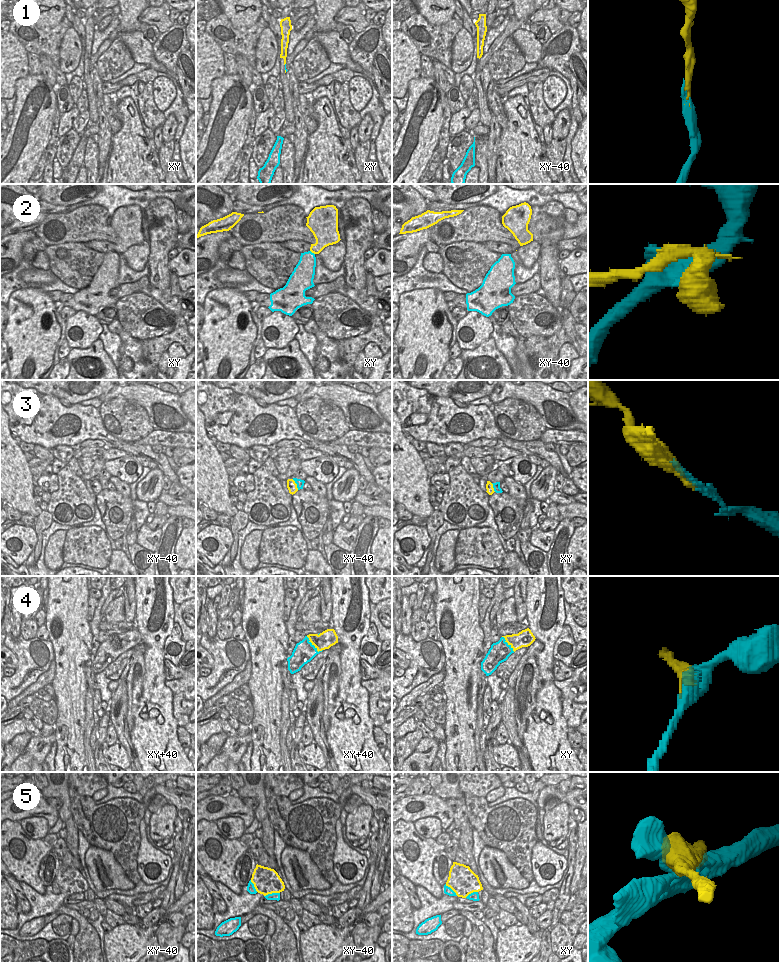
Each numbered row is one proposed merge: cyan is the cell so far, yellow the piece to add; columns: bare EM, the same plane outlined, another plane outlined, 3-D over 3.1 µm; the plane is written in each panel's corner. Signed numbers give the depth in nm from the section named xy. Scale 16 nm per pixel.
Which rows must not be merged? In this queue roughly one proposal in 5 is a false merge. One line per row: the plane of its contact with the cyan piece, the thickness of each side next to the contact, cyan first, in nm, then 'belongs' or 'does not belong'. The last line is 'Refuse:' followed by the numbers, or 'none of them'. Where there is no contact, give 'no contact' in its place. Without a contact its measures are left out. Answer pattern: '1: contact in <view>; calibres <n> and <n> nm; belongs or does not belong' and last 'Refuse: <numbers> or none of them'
1: contact in xy; calibres 30 and 30 nm; does not belong
2: contact in xy; calibres 280 and 220 nm; does not belong
3: contact in xy-40; calibres 130 and 160 nm; belongs
4: contact in xy+40; calibres 340 and 280 nm; belongs
5: contact in xy-40; calibres 130 and 420 nm; does not belong
Refuse: 1, 2, 5

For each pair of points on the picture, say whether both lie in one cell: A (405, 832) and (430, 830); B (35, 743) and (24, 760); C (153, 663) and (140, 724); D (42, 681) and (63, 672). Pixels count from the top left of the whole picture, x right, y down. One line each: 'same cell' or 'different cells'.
A: different cells
B: same cell
C: same cell
D: different cells

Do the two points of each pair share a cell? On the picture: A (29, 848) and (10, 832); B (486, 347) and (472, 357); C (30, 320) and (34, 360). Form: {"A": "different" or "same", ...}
{"A": "same", "B": "same", "C": "same"}

